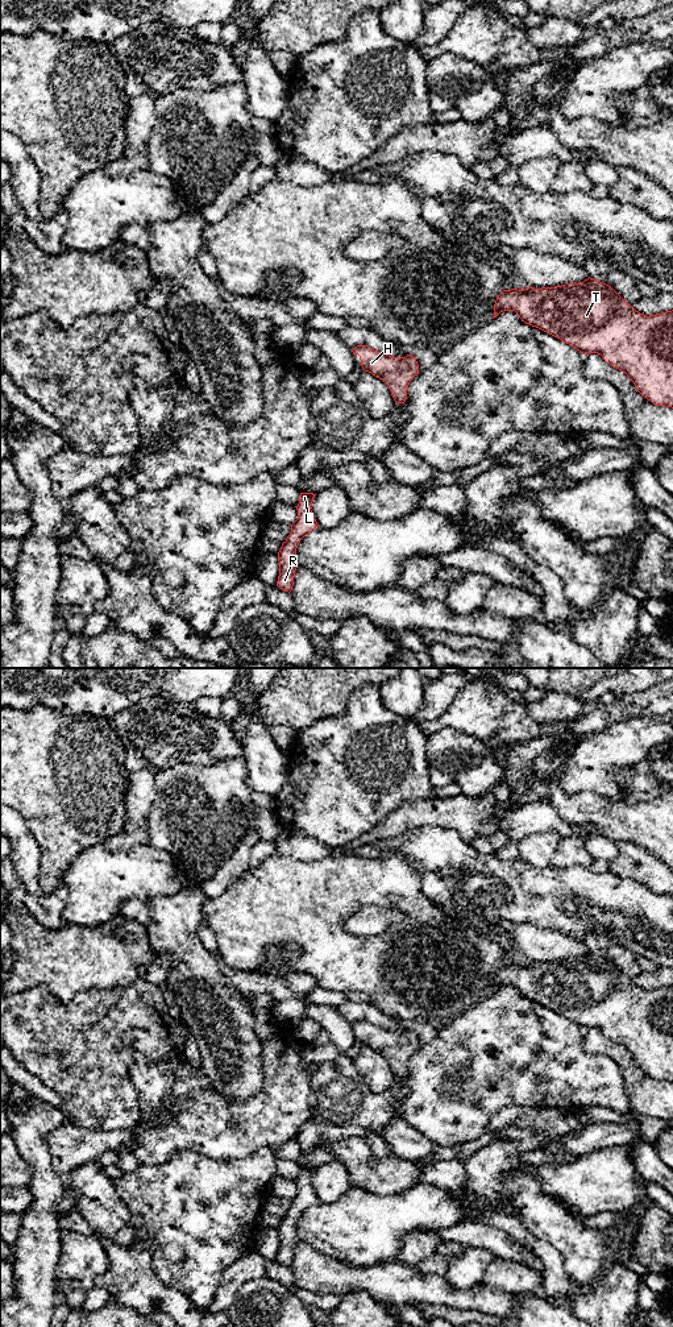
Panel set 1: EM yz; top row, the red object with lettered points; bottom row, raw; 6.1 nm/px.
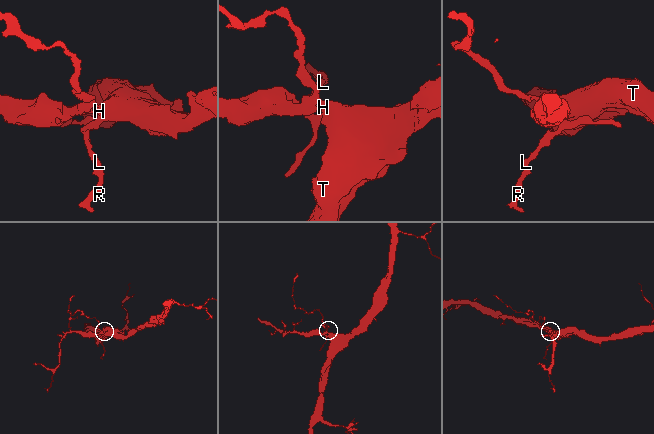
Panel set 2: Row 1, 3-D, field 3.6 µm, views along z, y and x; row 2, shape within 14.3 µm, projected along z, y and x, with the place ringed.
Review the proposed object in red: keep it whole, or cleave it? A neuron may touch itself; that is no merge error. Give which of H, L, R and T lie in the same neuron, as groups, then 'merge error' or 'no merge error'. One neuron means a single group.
groups H L R T; no merge error

